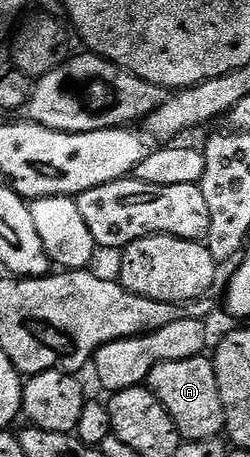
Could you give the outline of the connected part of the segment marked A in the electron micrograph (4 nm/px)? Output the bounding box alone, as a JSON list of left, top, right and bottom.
[147,356,225,441]

